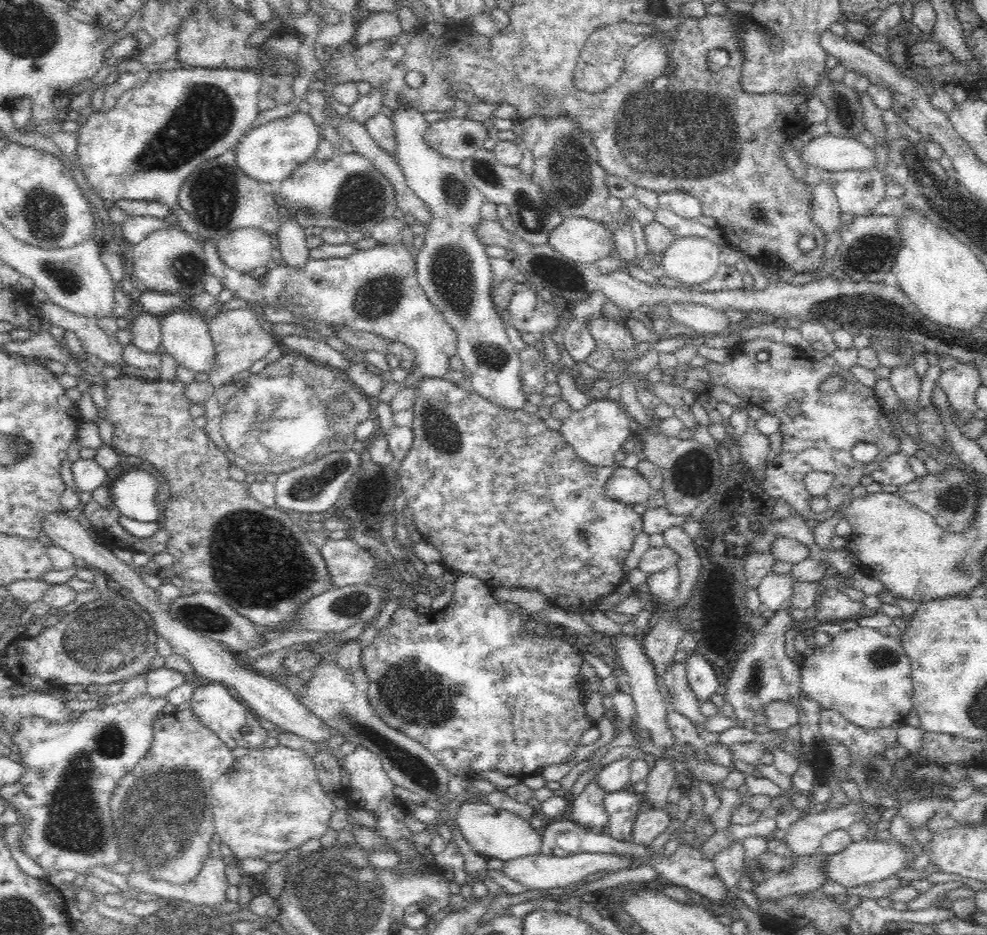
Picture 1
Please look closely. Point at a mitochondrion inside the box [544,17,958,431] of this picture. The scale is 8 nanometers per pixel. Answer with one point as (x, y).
(663, 137)

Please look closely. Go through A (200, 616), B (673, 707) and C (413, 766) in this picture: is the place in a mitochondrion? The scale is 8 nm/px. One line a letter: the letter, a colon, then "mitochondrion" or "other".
A: mitochondrion
B: other
C: mitochondrion

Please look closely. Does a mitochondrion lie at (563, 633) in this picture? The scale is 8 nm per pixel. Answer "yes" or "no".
no

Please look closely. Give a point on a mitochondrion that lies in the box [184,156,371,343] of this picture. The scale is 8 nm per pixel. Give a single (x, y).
(212, 194)

